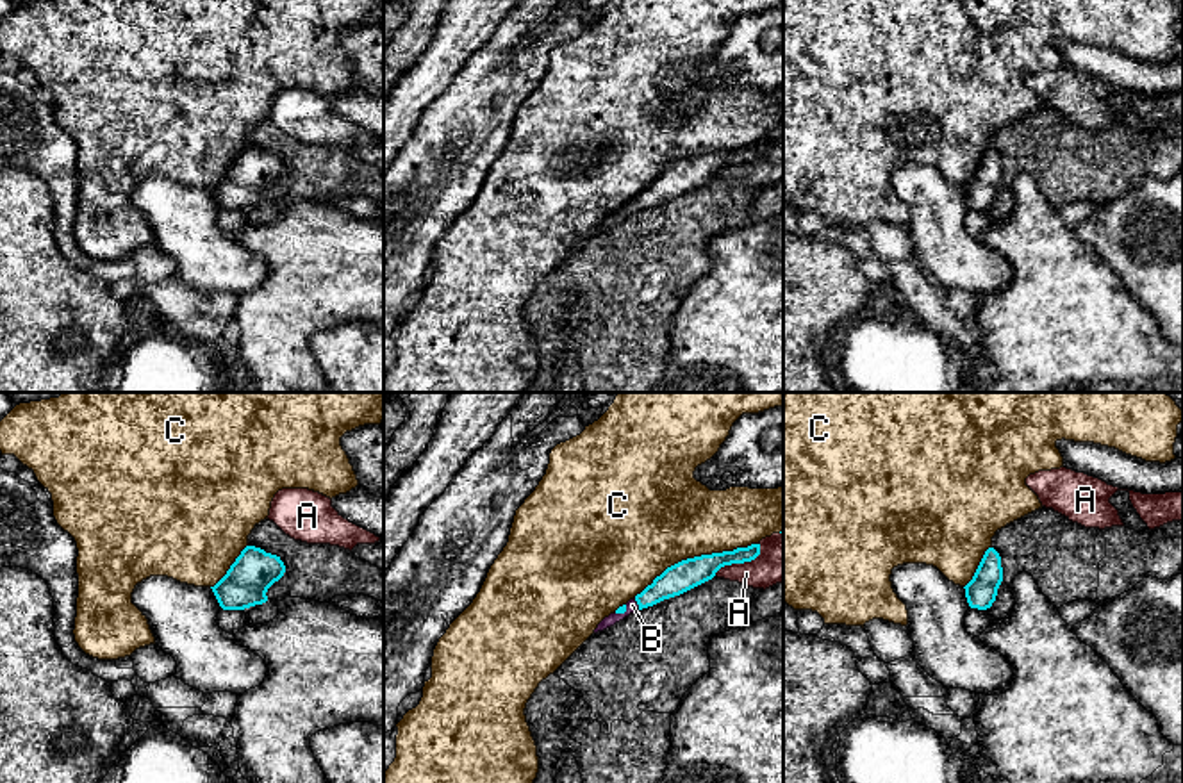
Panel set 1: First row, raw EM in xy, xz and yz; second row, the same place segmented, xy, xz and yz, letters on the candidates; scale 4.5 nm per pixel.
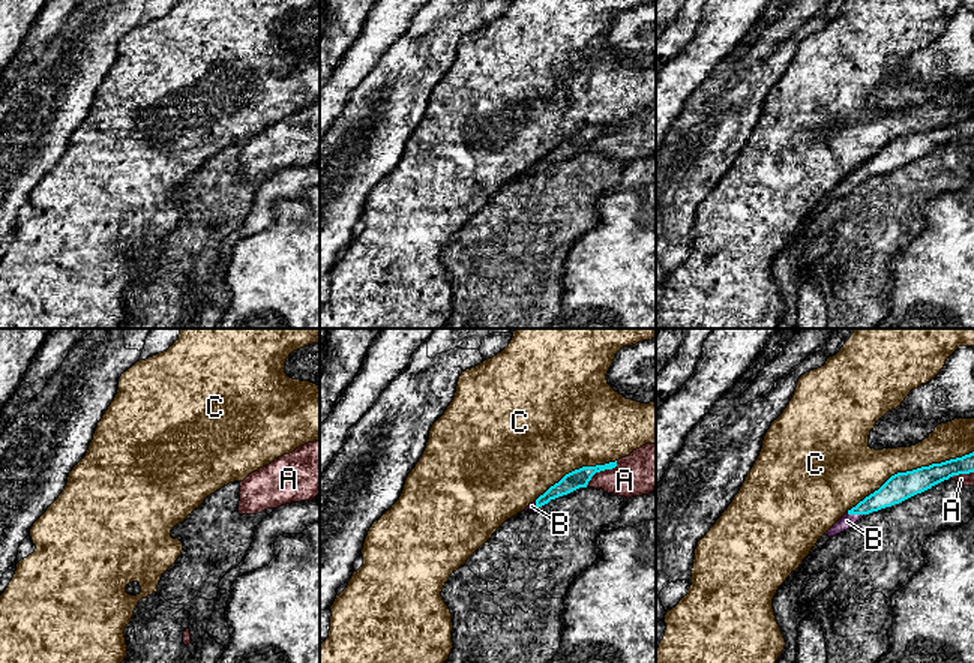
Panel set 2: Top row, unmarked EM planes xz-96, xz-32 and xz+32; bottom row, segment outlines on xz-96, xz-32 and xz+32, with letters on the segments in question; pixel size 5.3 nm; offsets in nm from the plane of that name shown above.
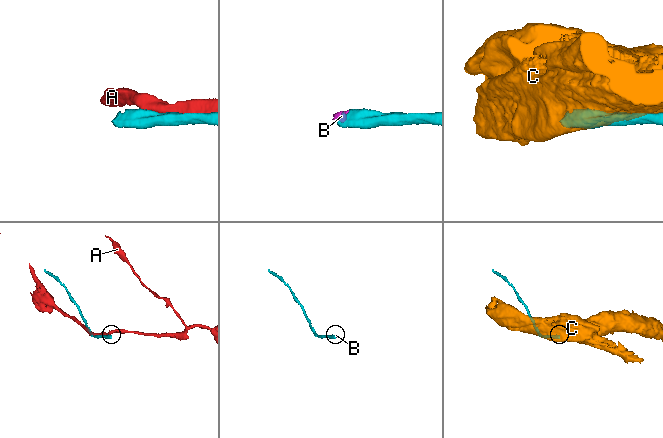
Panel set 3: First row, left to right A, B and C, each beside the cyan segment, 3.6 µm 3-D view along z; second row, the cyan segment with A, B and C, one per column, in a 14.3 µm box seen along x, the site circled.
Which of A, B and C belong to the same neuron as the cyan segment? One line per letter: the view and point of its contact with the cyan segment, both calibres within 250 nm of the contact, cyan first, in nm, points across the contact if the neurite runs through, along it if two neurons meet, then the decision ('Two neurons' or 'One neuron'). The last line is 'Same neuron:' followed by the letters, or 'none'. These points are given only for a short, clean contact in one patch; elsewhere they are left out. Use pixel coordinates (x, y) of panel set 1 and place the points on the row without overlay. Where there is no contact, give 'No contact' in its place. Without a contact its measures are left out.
A: Touches cyan at xz (741, 163). Thickness 130 nm (cyan) against 220 nm. Two neurons
B: Touches cyan at xz (637, 204). Thickness 140 nm (cyan) against 50 nm. Path across: xz (682, 177), (637, 204), (632, 206). One neuron
C: Touches cyan at xz (694, 157). Thickness 140 nm (cyan) against 460 nm. Two neurons
Same neuron: B

